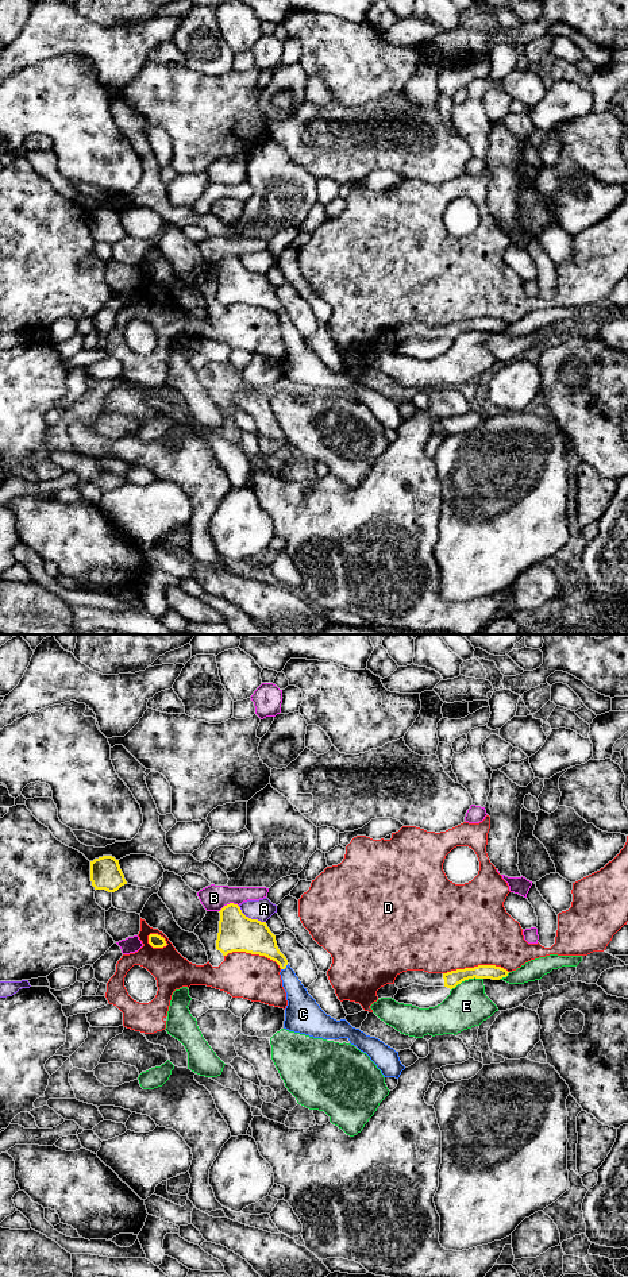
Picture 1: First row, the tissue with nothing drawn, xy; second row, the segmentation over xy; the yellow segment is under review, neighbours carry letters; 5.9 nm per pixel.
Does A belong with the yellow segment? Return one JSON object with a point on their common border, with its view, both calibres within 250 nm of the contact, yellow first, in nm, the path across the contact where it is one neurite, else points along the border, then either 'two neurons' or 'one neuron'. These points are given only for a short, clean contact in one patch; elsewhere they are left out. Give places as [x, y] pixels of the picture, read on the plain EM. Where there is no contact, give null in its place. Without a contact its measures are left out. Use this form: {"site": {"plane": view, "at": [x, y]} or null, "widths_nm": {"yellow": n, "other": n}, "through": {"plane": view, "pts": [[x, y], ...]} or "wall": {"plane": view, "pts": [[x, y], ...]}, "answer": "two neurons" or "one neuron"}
{"site": {"plane": "xy", "at": [250, 270]}, "widths_nm": {"yellow": 220, "other": 120}, "answer": "two neurons"}

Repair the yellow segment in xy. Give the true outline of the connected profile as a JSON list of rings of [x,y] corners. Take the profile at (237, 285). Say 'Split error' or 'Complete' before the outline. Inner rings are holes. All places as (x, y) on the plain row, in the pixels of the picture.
Split error. [[[230,255],[220,263],[216,301],[227,308],[232,304],[246,304],[265,308],[281,320],[282,339],[286,344],[284,381],[313,390],[347,390],[351,397],[366,405],[384,429],[398,431],[405,418],[398,404],[375,389],[366,387],[352,379],[346,371],[336,373],[327,367],[308,346],[286,309],[280,304],[276,288],[266,274],[246,269],[238,256]]]

